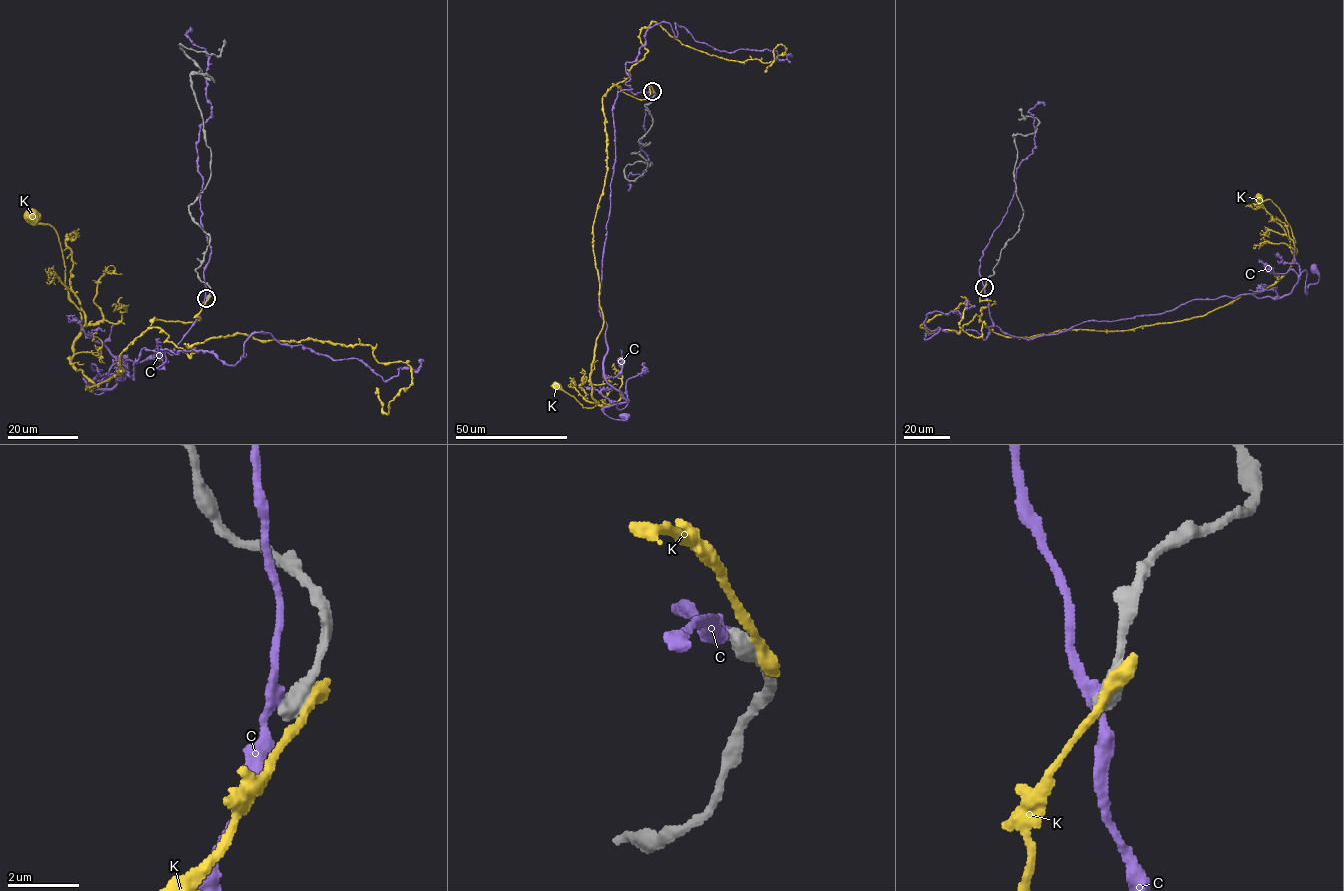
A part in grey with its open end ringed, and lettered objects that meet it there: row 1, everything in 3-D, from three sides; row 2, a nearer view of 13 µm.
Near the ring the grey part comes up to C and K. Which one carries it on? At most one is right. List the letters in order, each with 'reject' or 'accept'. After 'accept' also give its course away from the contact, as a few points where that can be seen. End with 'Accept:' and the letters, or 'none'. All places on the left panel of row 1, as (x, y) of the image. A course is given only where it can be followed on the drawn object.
C: reject
K: reject
Accept: none

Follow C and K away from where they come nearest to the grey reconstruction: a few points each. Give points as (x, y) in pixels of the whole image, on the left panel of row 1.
C: (206, 297), (174, 352), (142, 349), (133, 379), (92, 364), (89, 389), (120, 362)
K: (208, 297), (200, 320), (155, 318), (90, 392), (71, 362), (79, 309), (58, 234), (30, 217)

